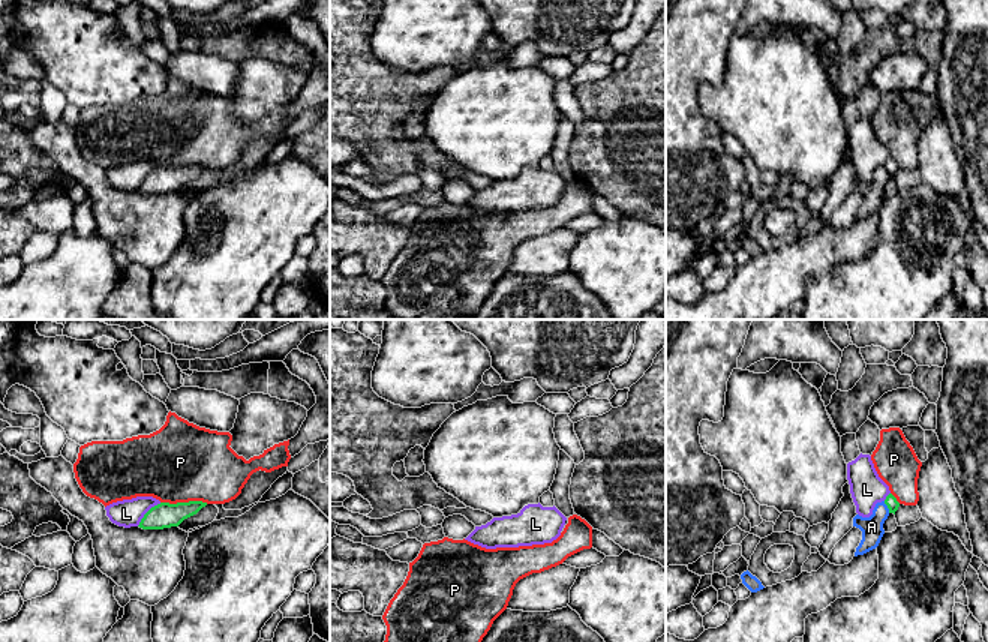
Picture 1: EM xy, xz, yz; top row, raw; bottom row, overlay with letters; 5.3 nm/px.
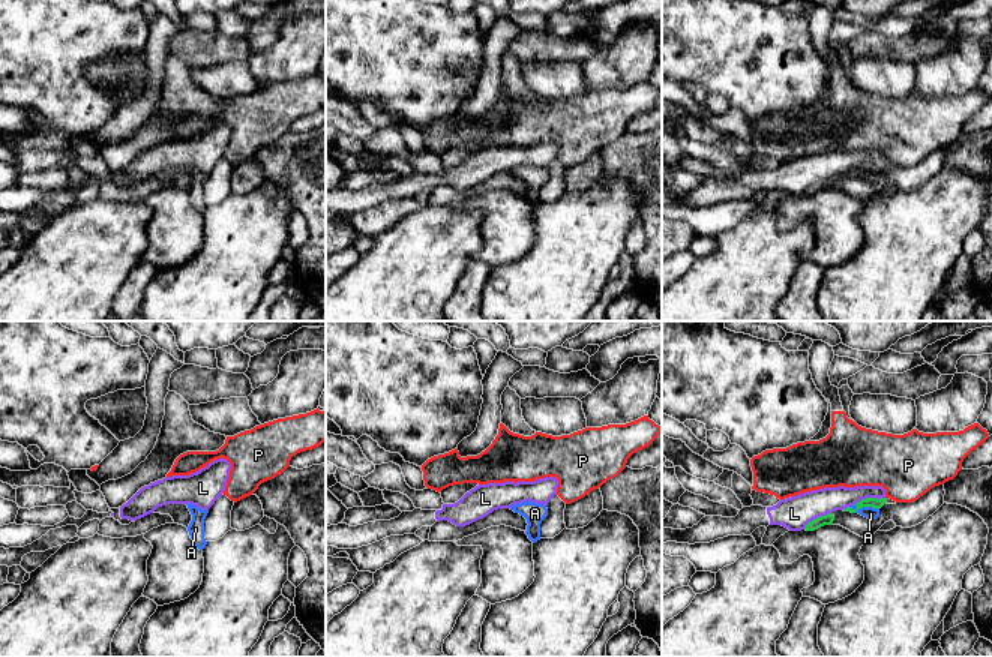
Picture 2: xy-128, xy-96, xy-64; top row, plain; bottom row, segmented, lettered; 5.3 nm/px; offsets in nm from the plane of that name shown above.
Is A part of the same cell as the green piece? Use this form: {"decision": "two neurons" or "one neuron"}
{"decision": "two neurons"}

